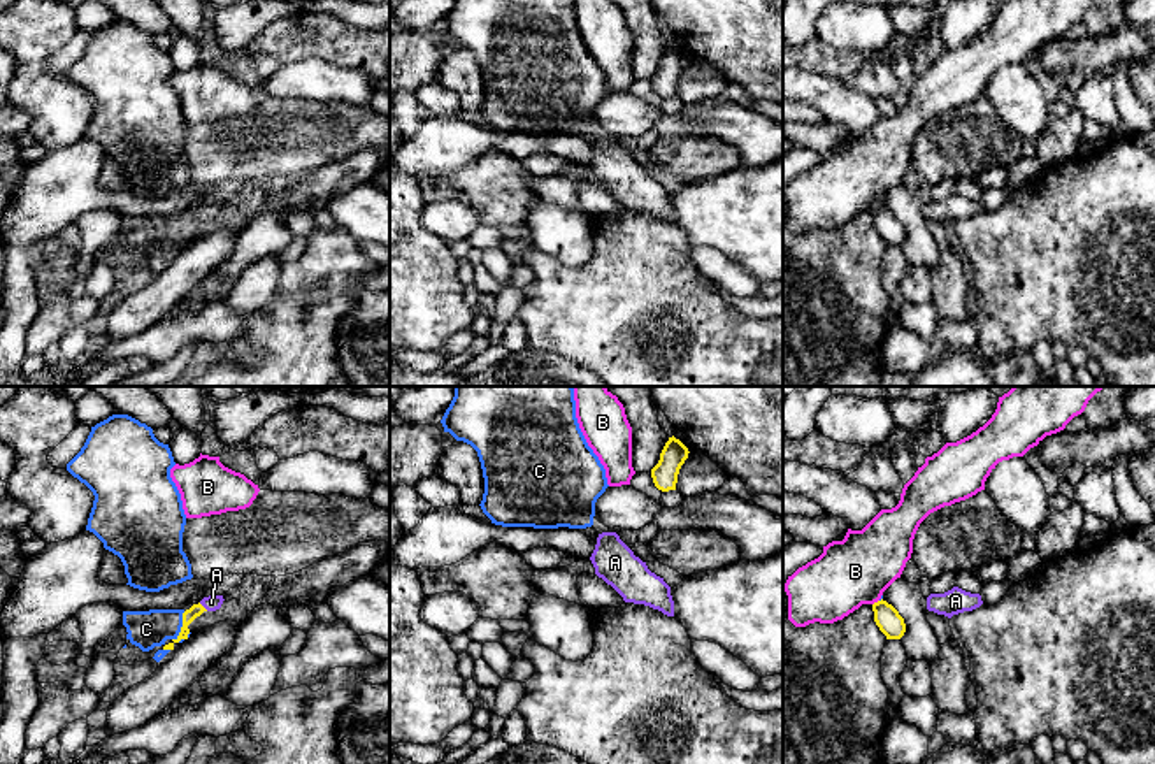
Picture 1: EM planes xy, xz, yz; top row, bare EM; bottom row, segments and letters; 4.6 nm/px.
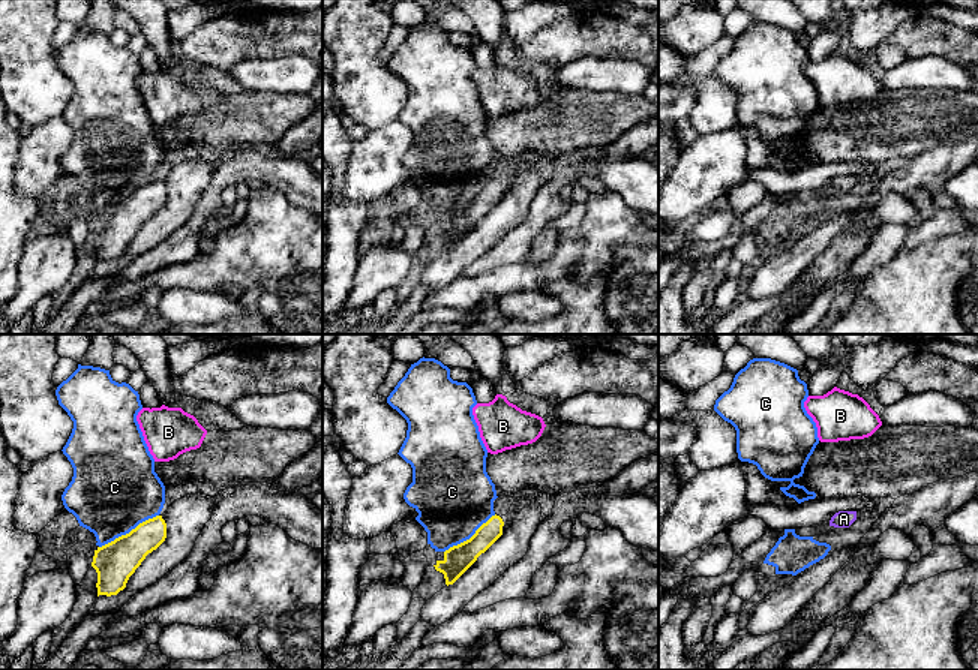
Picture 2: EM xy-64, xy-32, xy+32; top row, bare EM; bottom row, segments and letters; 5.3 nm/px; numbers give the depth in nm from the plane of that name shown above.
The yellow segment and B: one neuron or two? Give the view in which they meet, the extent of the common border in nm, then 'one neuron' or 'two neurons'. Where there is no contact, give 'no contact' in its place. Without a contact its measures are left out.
meets yellow in yz; contact 40 nm long; two neurons

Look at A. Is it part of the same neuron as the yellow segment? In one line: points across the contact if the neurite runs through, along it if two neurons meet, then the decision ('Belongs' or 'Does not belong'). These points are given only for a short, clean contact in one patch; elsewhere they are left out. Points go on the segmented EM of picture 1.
Path across: xy (195, 610), (202, 606), (211, 603). Belongs

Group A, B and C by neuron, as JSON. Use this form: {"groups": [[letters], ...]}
{"groups": [["A"], ["B", "C"]]}

